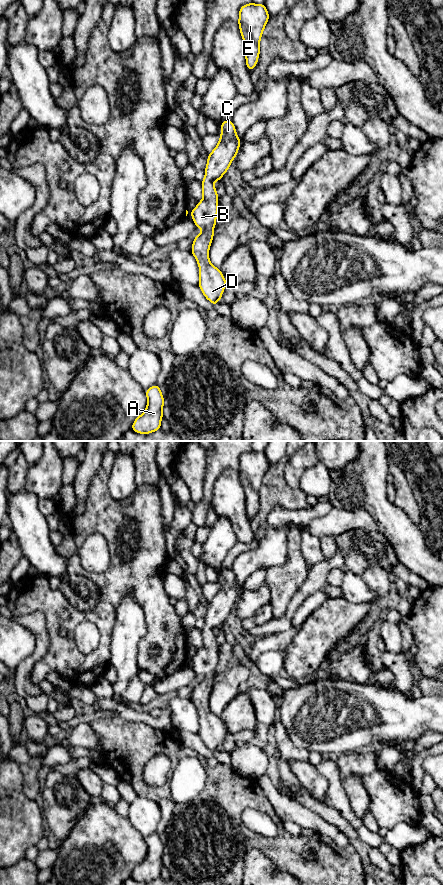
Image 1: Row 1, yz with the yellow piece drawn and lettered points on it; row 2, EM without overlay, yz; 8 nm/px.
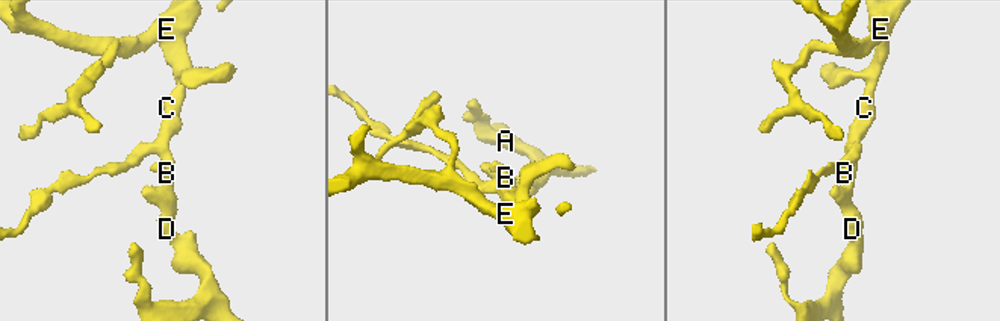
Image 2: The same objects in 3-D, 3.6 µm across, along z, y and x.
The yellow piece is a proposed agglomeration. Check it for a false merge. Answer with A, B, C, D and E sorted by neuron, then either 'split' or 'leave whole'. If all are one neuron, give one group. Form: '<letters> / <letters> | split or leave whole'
A B C D E | leave whole

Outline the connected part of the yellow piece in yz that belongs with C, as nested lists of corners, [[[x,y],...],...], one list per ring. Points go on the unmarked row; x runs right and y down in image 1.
[[[223,568],[221,570],[221,583],[218,592],[212,600],[208,602],[207,612],[205,615],[205,625],[201,630],[203,645],[196,655],[191,659],[191,665],[197,676],[202,677],[202,681],[196,683],[191,695],[191,701],[195,705],[199,714],[199,731],[205,746],[214,754],[218,753],[218,749],[222,746],[223,739],[227,733],[224,723],[220,716],[214,715],[209,707],[209,697],[213,689],[213,677],[216,674],[218,663],[218,642],[217,637],[213,634],[215,629],[220,629],[222,624],[227,621],[231,610],[236,606],[242,589],[237,584],[236,576],[232,568]]]

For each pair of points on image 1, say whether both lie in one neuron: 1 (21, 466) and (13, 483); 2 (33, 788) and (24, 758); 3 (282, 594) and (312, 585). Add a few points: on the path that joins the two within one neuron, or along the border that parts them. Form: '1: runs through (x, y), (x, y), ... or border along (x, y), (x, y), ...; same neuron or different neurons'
1: runs through (18, 470), (17, 479); same neuron
2: runs through (30, 781), (29, 765); same neuron
3: border along (310, 570), (307, 578), (292, 597), (286, 609); different neurons

